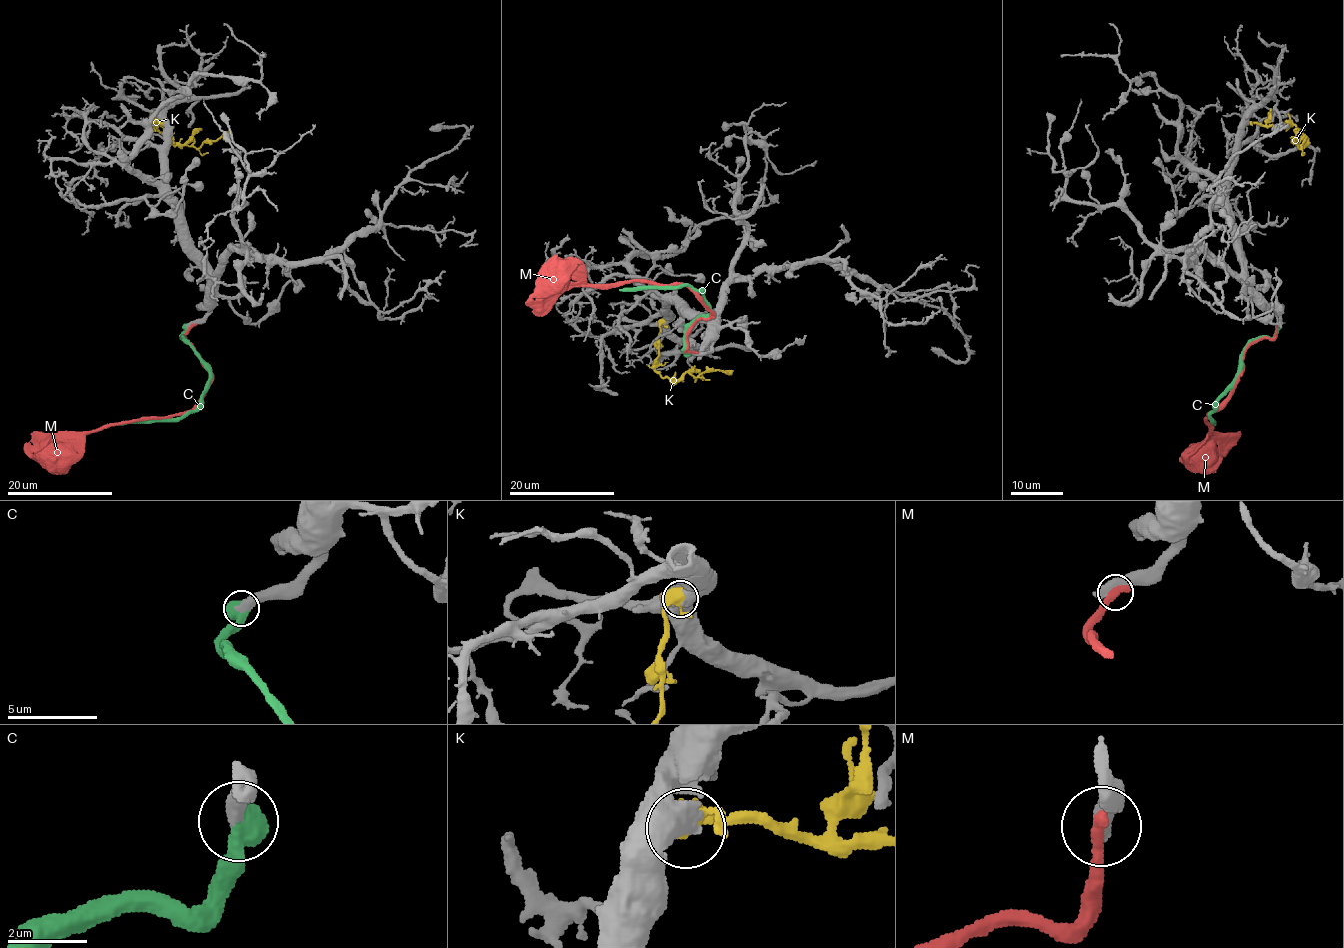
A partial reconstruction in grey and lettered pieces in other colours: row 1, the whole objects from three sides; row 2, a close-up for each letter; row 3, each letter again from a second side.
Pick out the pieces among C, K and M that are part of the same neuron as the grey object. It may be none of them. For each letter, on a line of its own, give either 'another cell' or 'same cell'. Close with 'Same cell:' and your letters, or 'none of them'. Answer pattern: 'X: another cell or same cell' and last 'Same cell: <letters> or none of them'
C: same cell
K: another cell
M: another cell
Same cell: C

